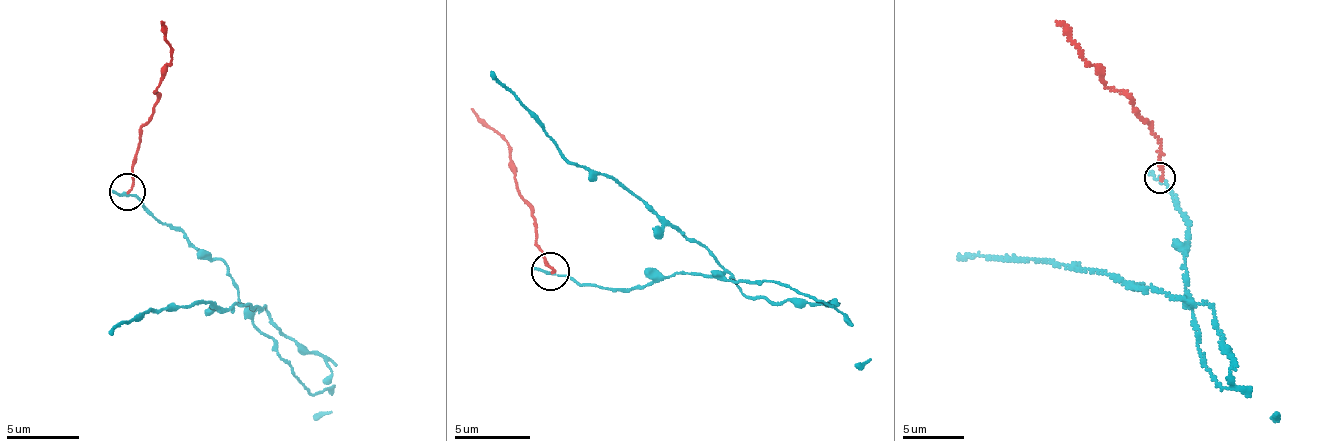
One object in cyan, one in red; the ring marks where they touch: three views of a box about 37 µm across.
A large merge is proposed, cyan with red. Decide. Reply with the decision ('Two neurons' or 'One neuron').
Two neurons

